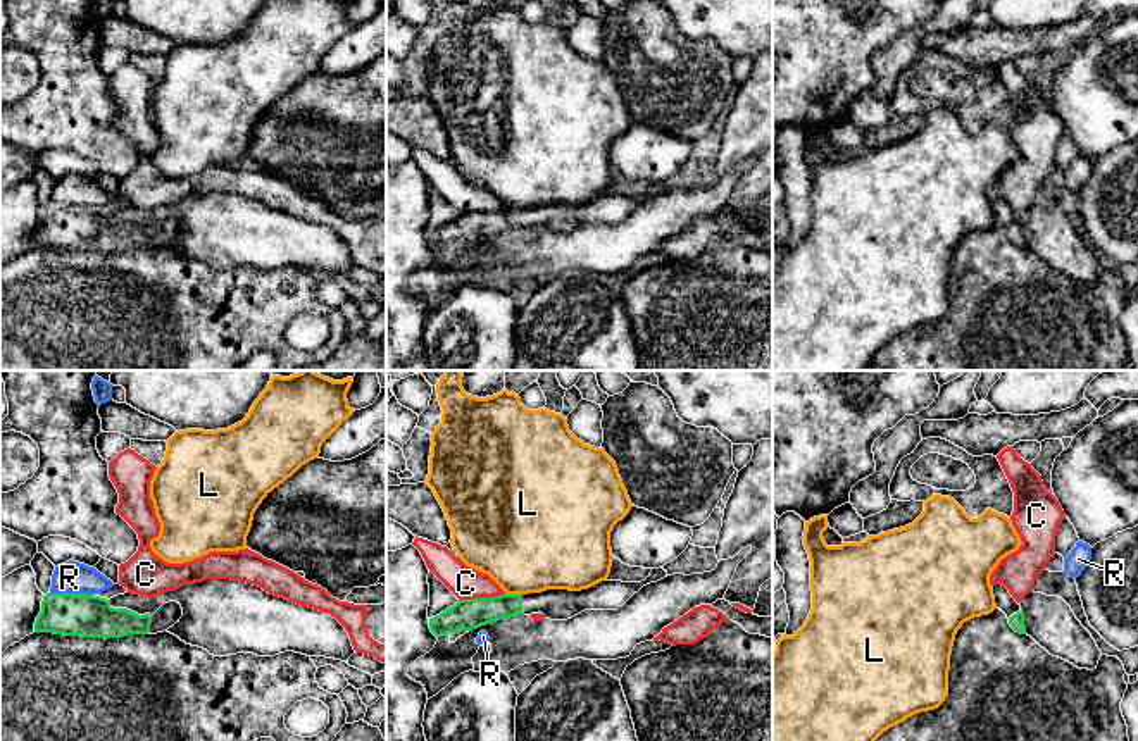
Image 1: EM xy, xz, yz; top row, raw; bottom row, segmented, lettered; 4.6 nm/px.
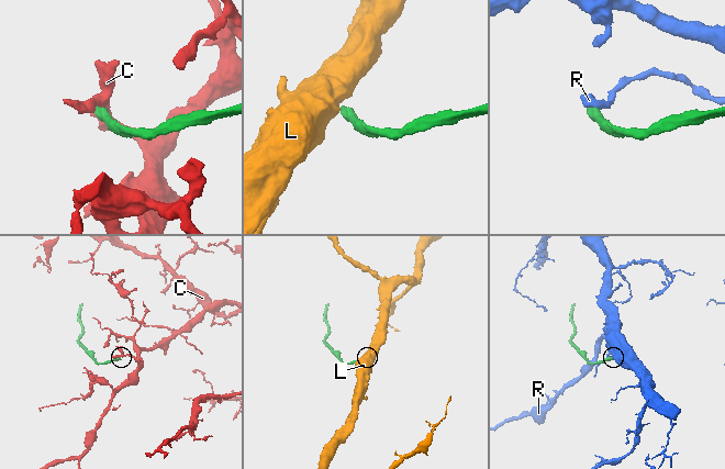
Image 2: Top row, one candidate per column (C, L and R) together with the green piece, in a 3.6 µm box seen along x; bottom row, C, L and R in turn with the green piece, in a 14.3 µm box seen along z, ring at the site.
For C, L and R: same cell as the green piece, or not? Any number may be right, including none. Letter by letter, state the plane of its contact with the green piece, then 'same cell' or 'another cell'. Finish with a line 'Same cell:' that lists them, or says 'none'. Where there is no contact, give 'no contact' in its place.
C: contact in xz; another cell
L: contact in xz; another cell
R: contact in xy; another cell
Same cell: none

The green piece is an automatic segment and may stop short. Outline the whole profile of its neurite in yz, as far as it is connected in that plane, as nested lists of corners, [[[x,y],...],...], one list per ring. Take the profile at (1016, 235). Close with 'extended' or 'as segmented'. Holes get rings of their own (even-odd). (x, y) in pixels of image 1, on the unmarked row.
[[[995,198],[991,202],[995,210],[995,219],[1007,229],[1010,241],[1016,246],[1026,248],[1024,227],[1021,224],[1021,219],[1012,212],[1012,209],[1005,200]]] | extended

